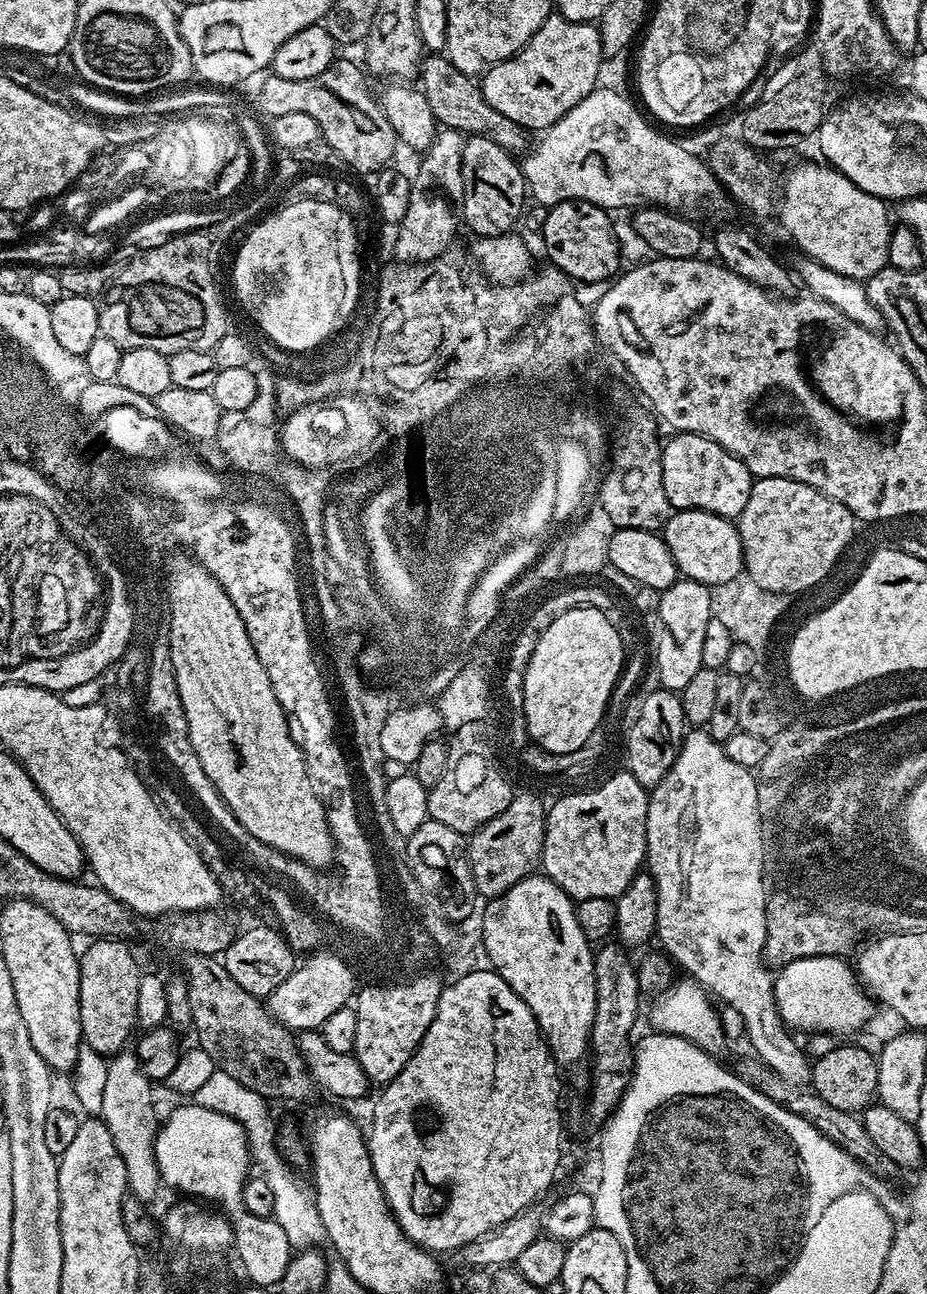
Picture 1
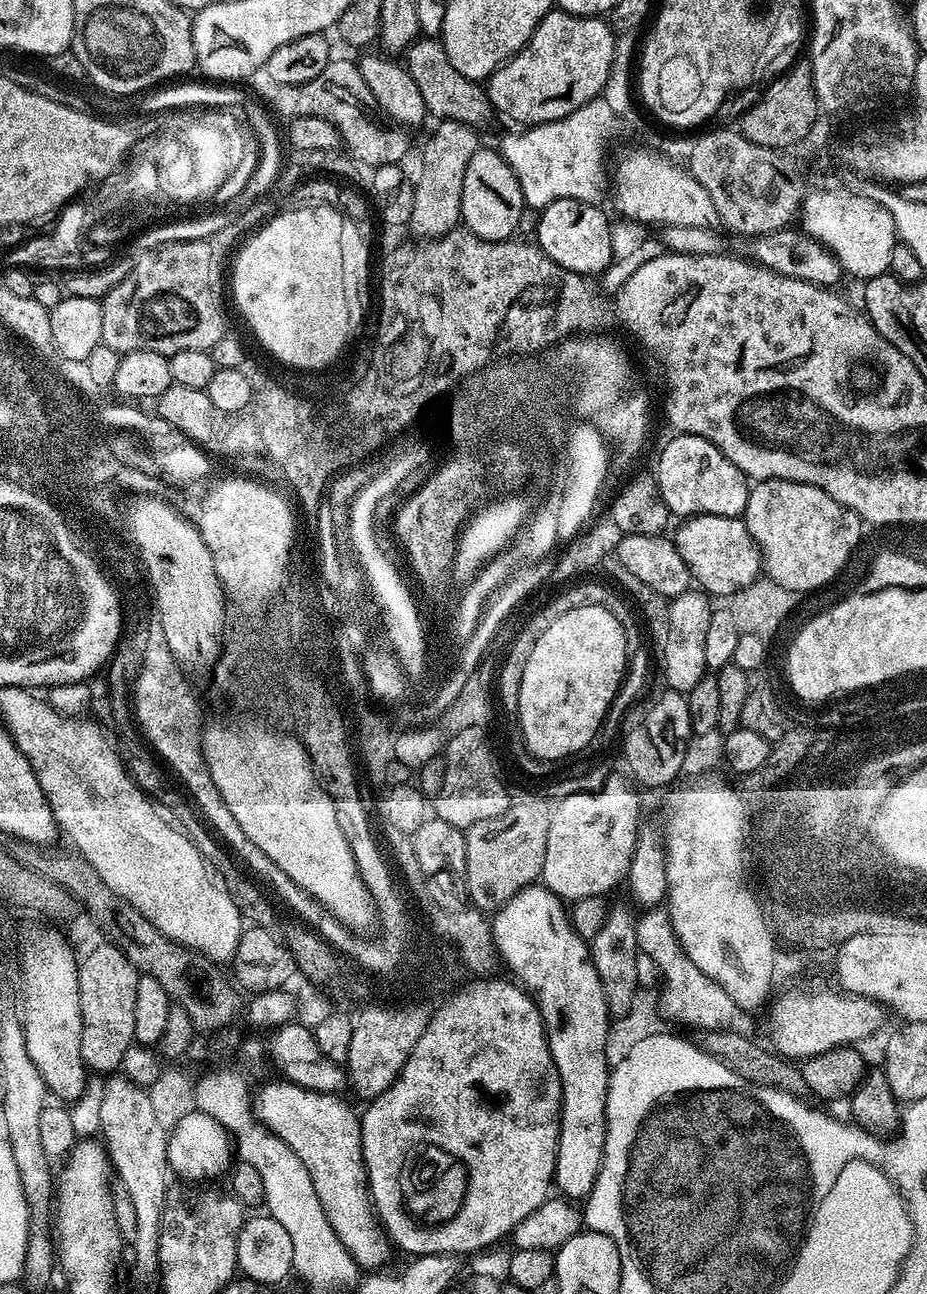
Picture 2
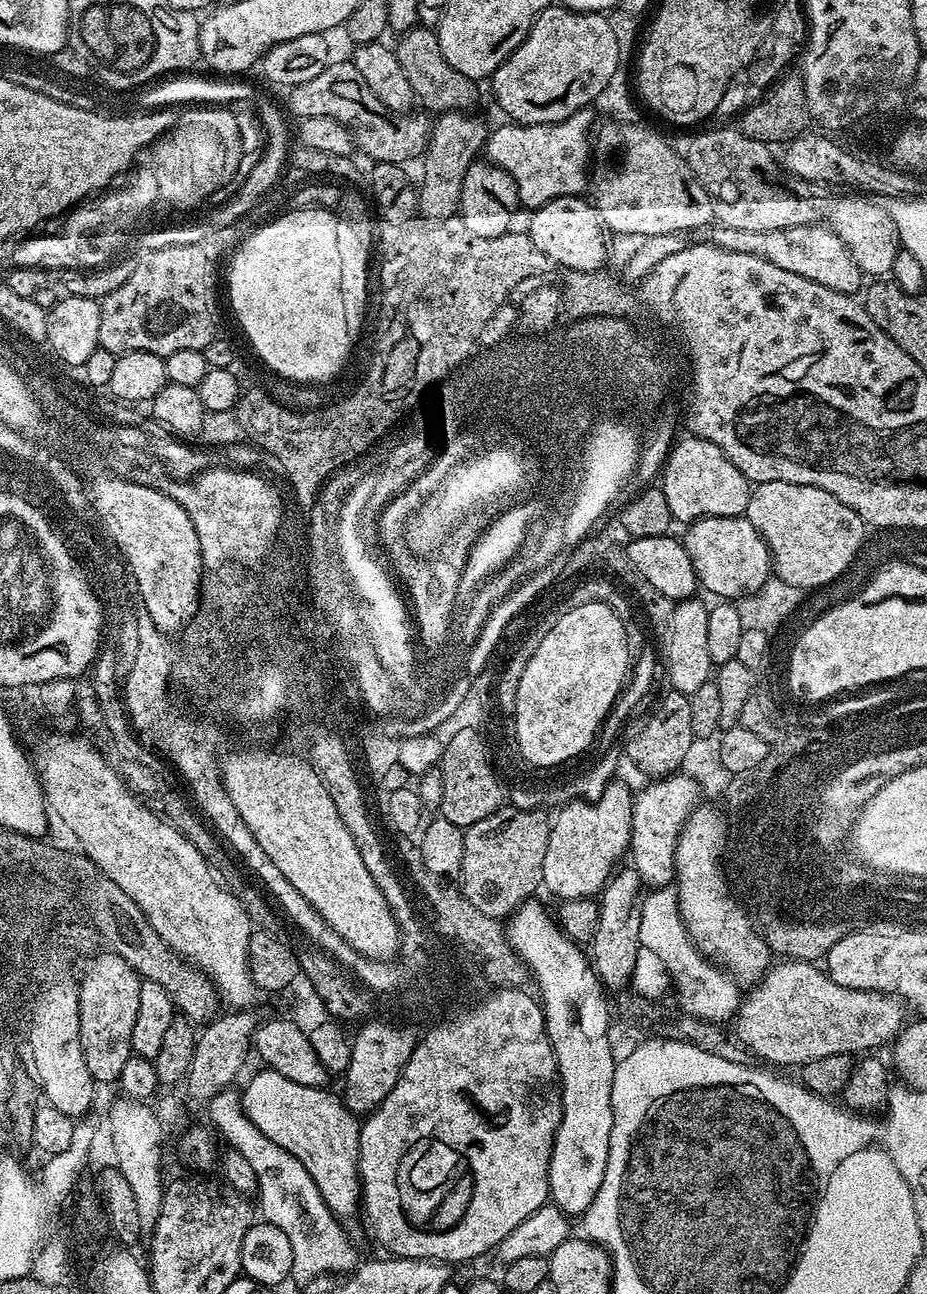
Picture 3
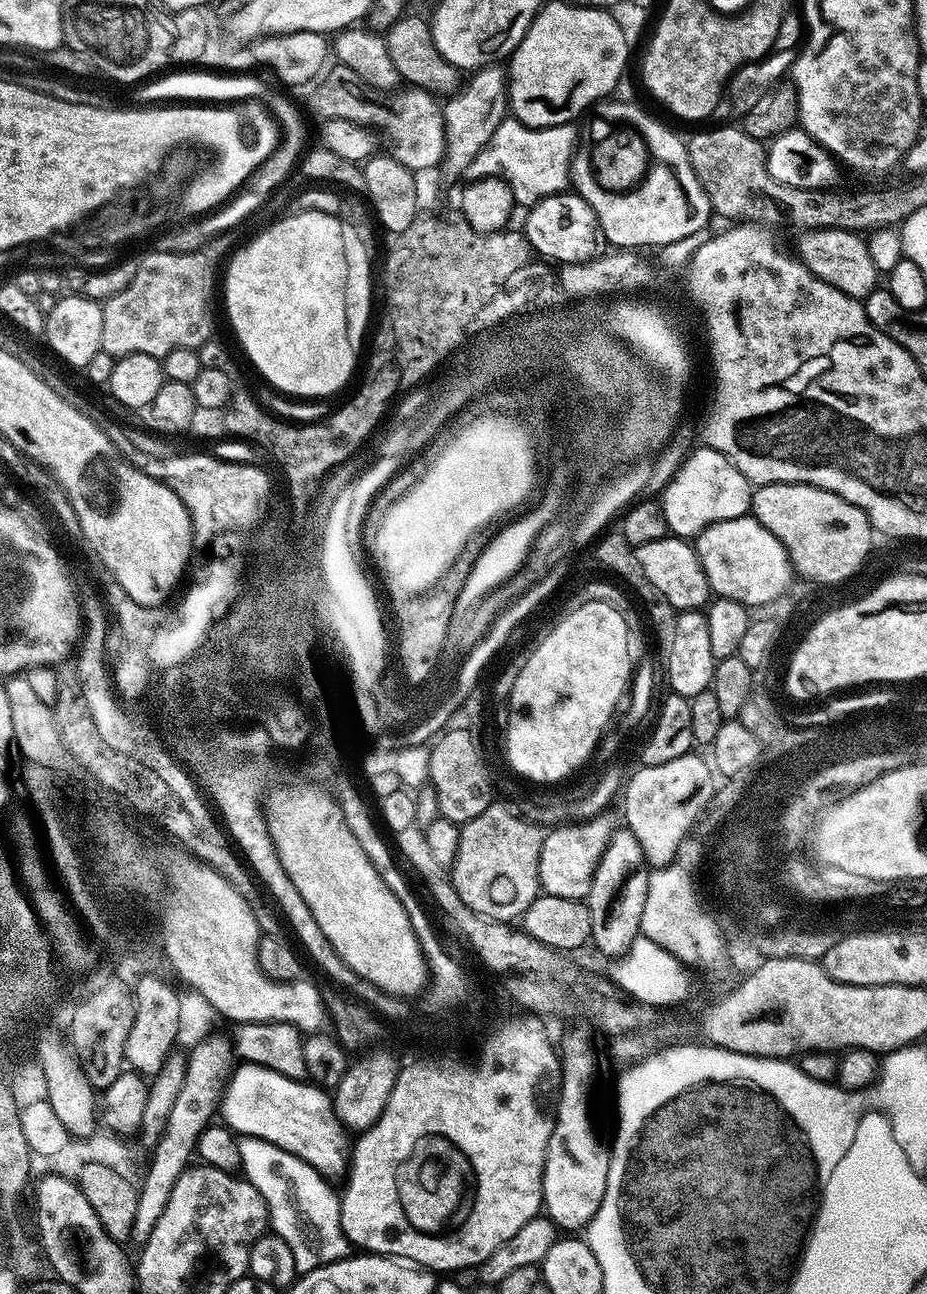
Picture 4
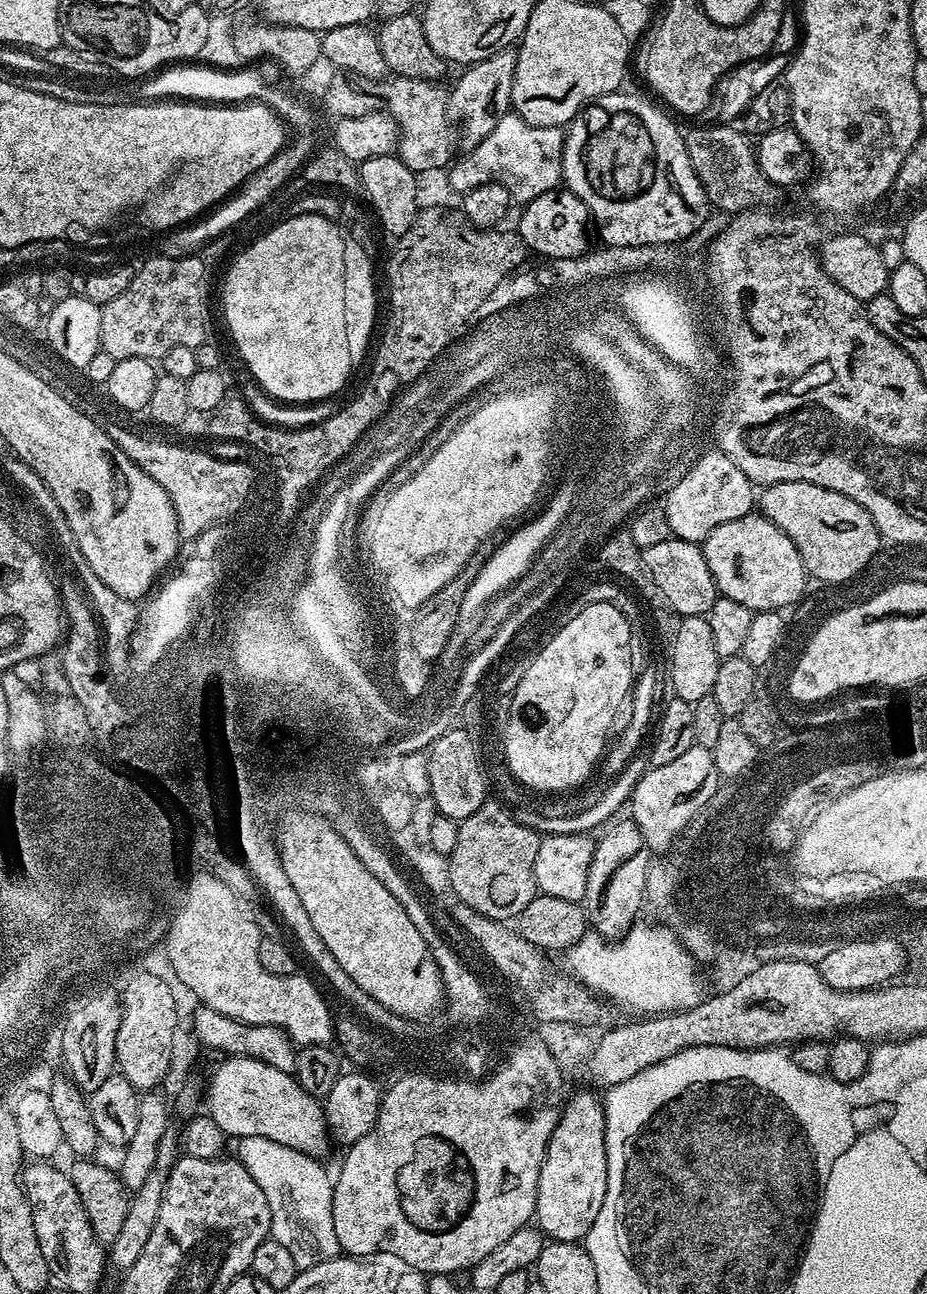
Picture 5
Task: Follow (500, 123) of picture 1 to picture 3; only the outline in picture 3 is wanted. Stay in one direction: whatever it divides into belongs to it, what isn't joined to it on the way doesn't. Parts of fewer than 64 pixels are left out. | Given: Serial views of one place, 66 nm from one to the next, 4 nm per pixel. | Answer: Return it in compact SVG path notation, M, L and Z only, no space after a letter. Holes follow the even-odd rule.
M417 26L403 33L397 40L400 41L394 44L394 51L398 62L402 65L402 71L406 74L417 101L421 105L424 103L429 108L429 113L468 112L475 109L472 107L476 104L477 81L454 70L454 66L446 62L446 54L442 54L440 39L433 29Z

